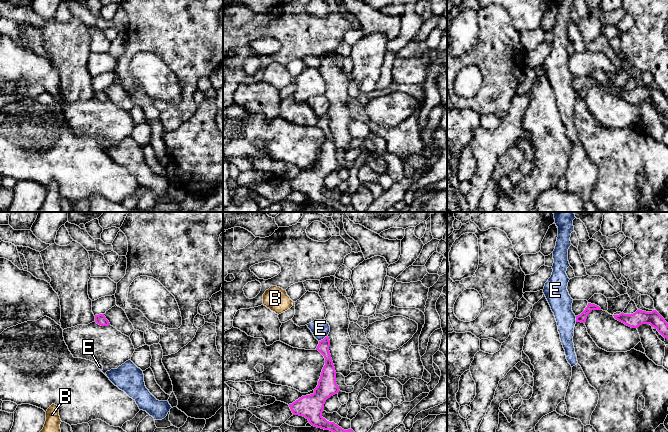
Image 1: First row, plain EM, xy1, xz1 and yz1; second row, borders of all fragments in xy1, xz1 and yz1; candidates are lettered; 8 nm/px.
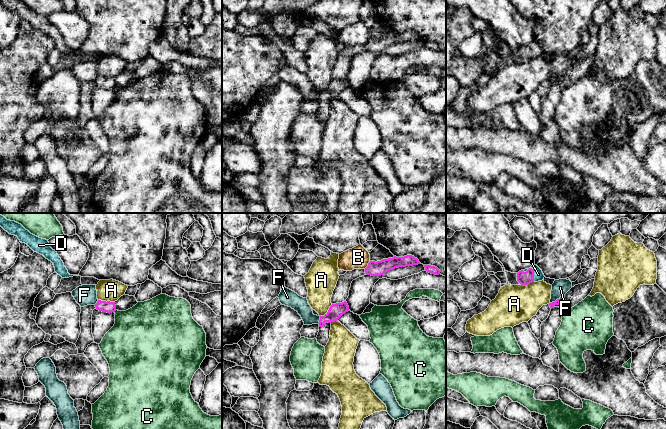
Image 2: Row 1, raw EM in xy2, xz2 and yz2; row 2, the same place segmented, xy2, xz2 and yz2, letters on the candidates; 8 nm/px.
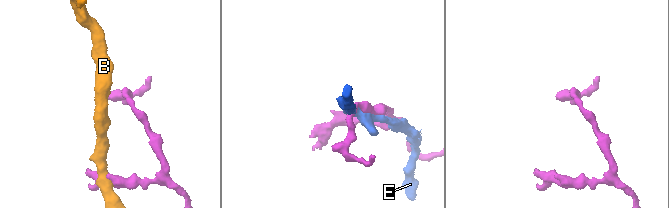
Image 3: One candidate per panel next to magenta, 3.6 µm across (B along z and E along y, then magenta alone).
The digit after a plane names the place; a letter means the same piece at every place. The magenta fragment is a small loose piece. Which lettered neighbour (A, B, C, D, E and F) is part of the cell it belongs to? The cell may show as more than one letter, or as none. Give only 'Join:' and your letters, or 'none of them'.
Join: D

